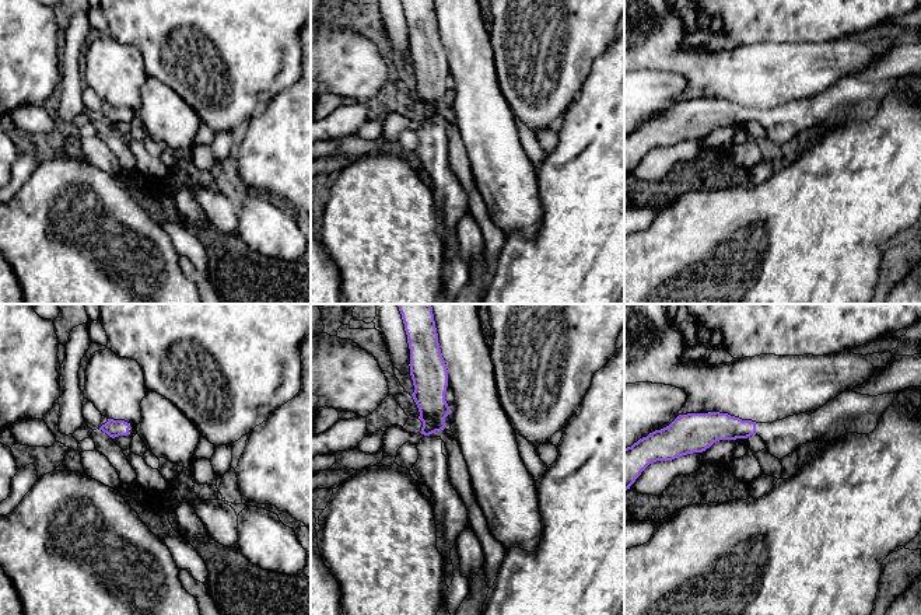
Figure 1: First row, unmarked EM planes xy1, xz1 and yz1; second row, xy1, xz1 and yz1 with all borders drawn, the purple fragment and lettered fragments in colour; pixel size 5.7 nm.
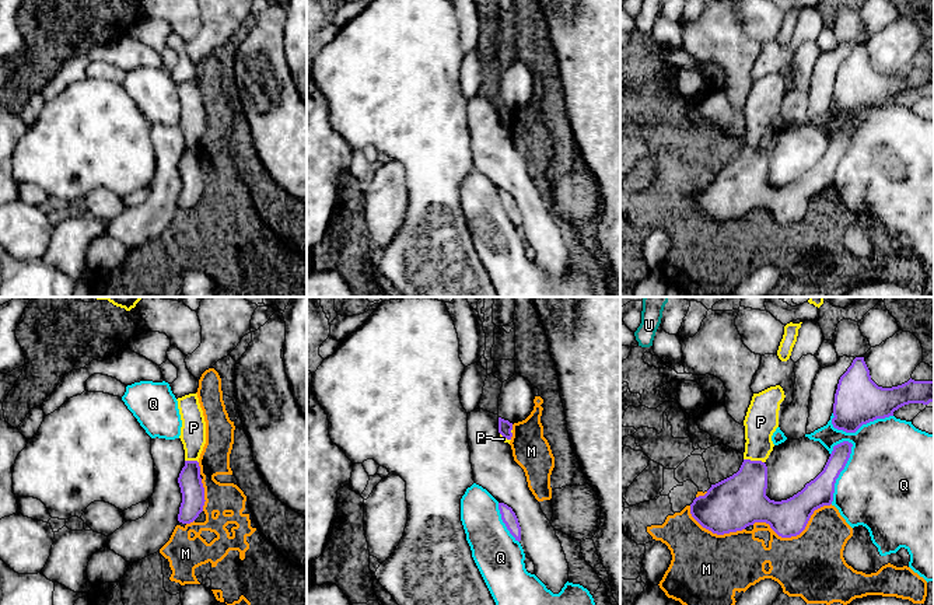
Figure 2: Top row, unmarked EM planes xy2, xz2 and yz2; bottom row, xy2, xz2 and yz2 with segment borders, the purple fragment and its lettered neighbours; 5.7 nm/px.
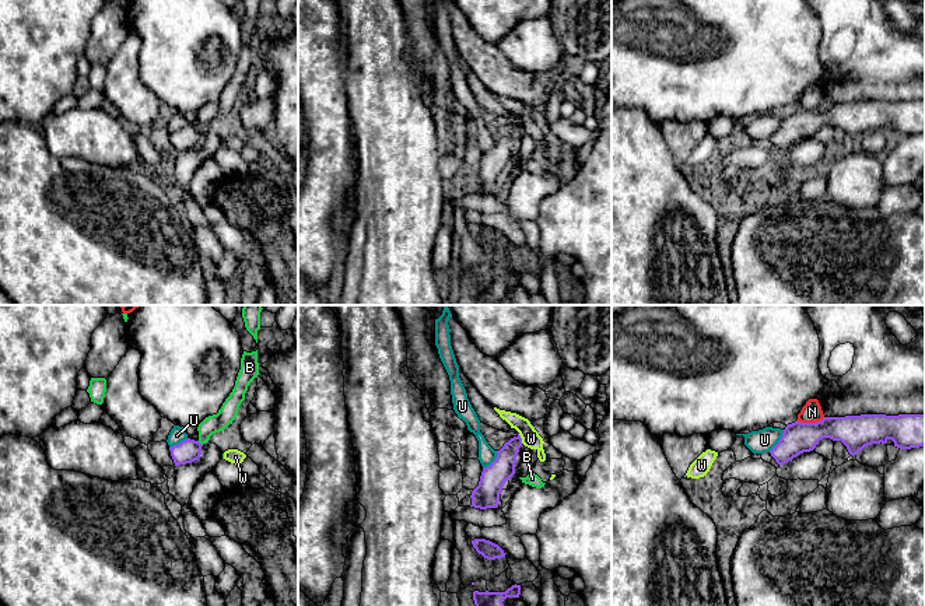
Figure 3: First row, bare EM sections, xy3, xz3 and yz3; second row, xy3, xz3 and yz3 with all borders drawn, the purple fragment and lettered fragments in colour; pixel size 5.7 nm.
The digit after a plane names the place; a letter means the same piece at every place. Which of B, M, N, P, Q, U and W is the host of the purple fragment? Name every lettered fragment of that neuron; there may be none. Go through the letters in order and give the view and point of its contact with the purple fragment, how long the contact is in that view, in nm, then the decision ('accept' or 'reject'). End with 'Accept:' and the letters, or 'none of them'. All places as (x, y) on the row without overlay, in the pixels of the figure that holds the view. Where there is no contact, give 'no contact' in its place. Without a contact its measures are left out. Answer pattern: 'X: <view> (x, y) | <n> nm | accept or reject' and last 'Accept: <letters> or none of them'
B: xy3 (200, 130) | 40 nm | reject
M: yz2 (794, 221) | 480 nm | reject
N: yz3 (810, 109) | 170 nm | reject
P: yz2 (754, 147) | 120 nm | reject
Q: yz2 (840, 157) | 380 nm | reject
U: yz3 (778, 128) | 160 nm | reject
W: xz3 (521, 125) | 60 nm | reject
Accept: none of them

